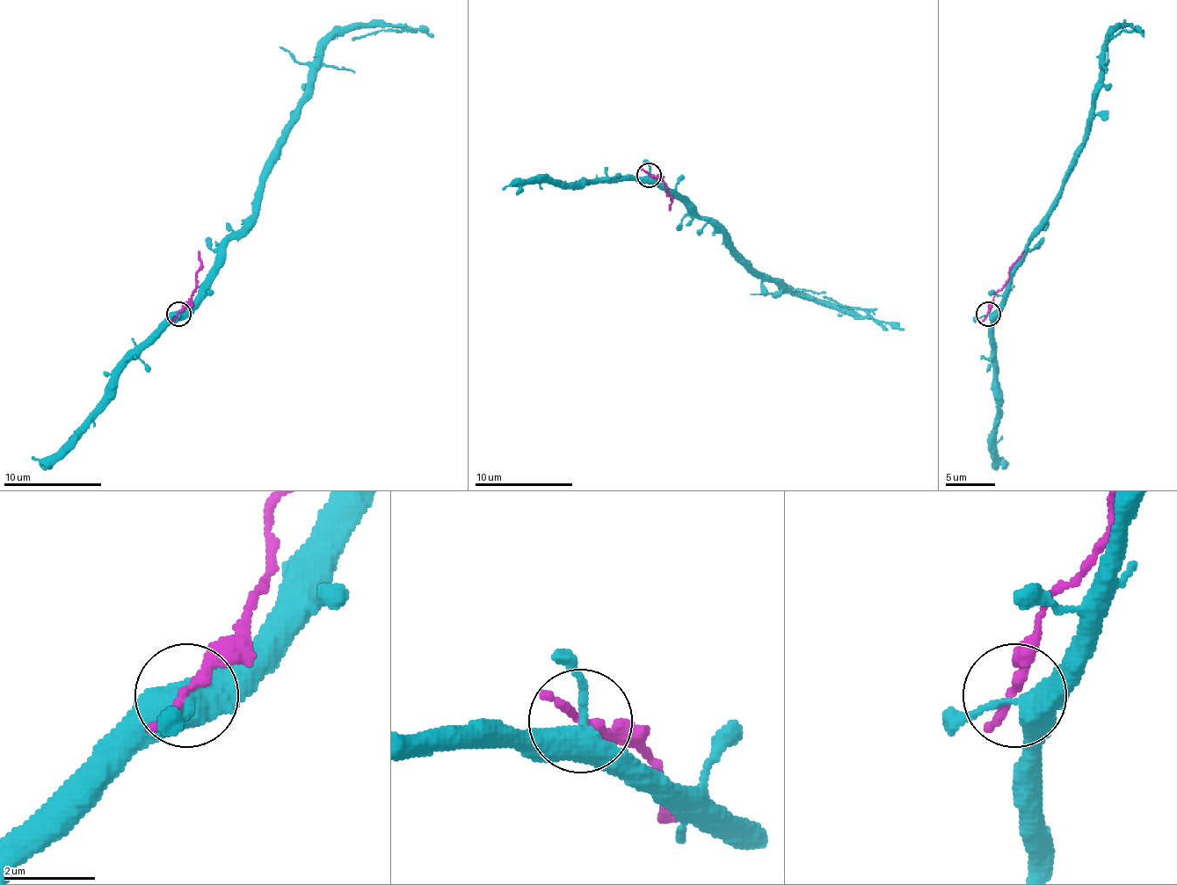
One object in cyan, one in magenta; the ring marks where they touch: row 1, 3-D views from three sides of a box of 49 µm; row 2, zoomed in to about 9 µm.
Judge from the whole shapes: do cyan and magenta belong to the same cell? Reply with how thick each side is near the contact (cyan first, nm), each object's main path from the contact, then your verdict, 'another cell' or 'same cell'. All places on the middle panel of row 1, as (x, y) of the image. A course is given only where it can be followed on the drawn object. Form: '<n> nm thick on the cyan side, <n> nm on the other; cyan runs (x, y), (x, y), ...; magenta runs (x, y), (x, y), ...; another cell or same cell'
380 nm thick on the cyan side, 280 nm on the other; cyan runs (649, 174), (776, 285), (794, 287), (806, 297), (833, 307), (853, 307), (862, 316), (895, 322), (904, 329); magenta runs (649, 174), (665, 186), (671, 199), (668, 211); another cell

